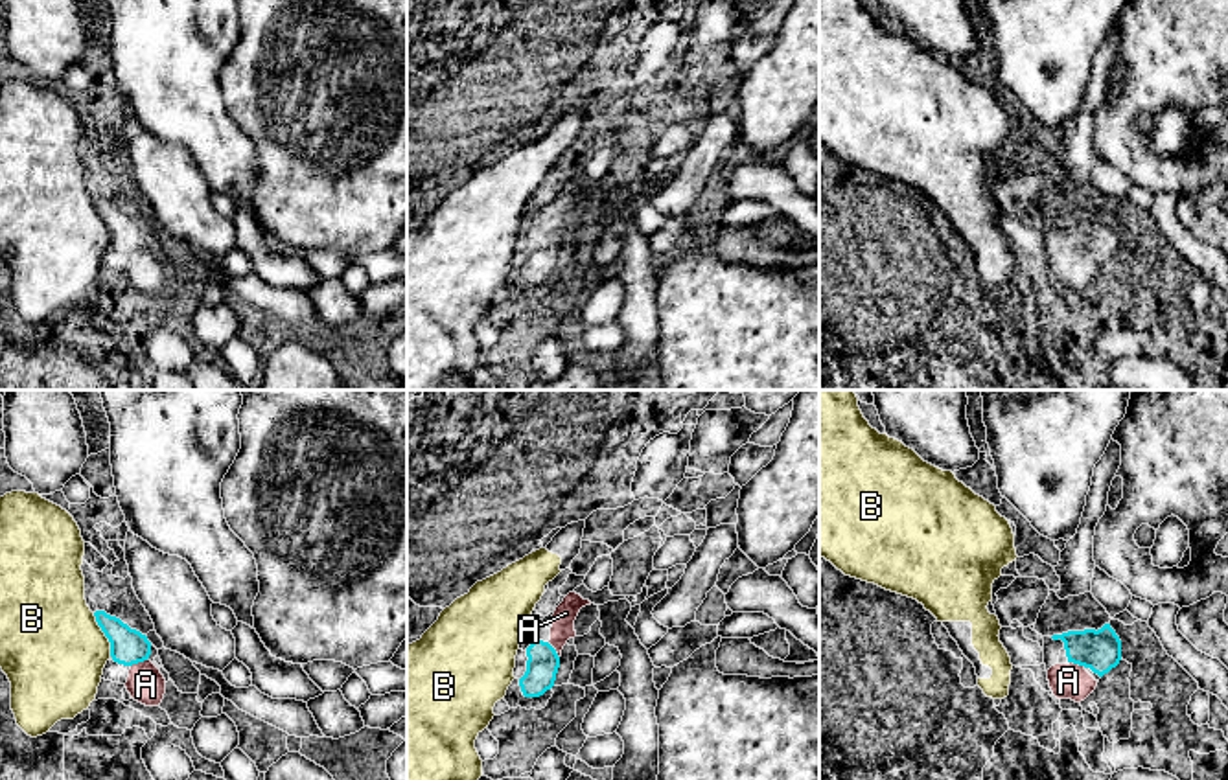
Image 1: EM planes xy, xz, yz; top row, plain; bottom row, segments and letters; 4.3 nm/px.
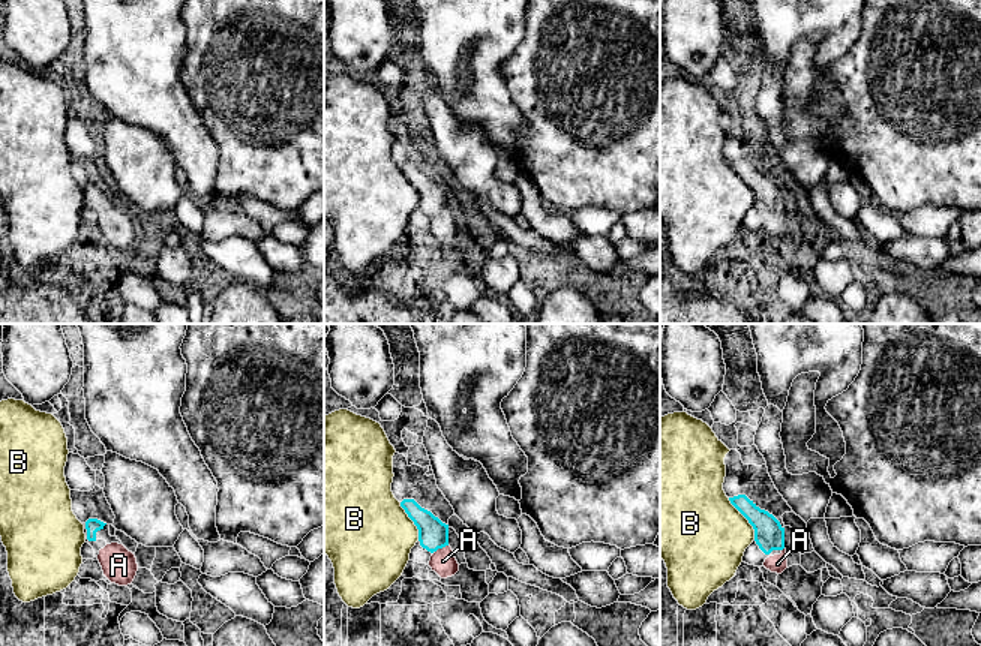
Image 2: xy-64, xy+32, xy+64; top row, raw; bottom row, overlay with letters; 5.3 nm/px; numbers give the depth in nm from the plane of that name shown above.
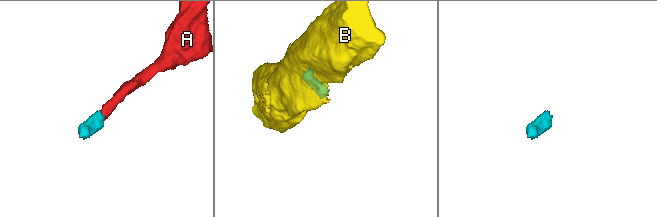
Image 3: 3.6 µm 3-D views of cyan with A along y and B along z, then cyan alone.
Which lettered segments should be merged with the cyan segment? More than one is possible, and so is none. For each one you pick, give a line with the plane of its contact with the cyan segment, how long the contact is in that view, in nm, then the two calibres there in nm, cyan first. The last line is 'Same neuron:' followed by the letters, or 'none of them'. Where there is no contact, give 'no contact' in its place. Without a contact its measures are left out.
A: xy | 80 nm | 160/160 nm
Same neuron: A

